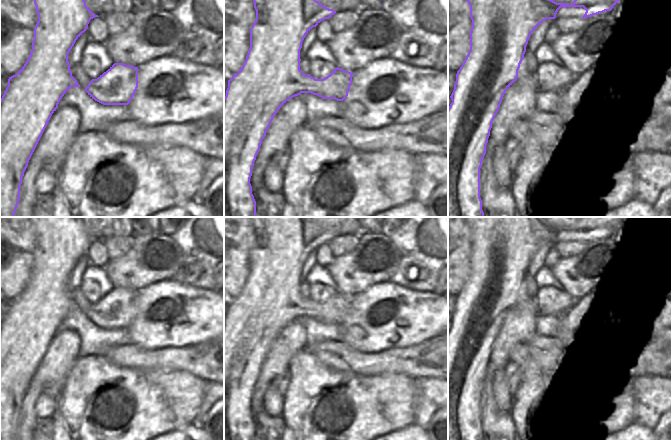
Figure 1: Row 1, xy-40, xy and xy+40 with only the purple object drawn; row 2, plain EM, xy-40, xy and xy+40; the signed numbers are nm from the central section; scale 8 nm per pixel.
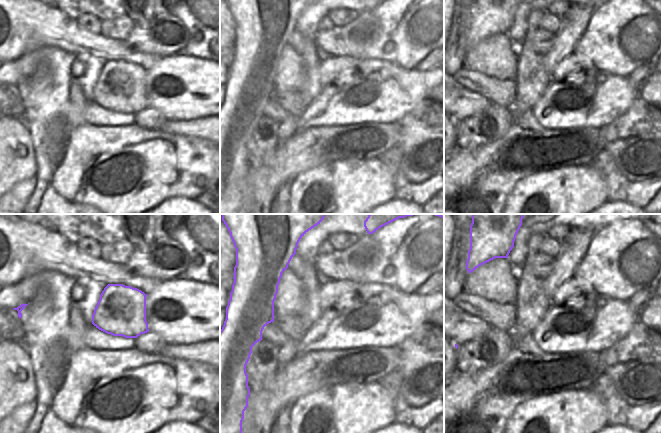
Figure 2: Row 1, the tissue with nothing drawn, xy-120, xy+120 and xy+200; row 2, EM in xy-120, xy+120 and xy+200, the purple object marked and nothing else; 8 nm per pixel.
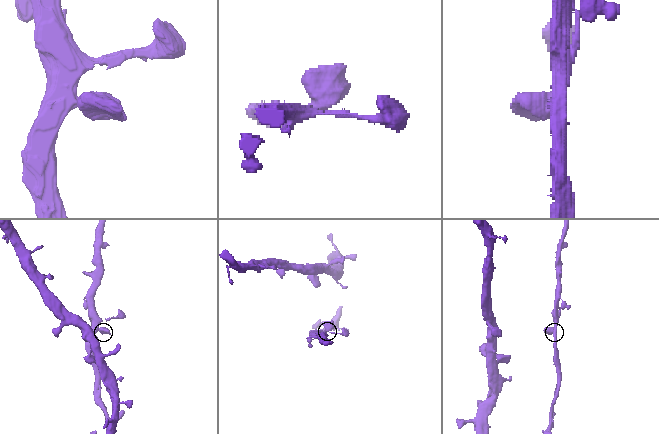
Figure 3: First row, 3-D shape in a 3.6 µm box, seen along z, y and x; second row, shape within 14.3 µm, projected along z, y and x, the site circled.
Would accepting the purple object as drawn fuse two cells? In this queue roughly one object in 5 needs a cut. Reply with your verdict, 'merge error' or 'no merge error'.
no merge error

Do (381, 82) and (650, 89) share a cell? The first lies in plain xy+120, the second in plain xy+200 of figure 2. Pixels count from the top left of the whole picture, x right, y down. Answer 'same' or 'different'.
different

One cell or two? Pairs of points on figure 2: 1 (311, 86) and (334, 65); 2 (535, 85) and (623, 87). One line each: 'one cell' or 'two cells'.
1: two cells
2: two cells

